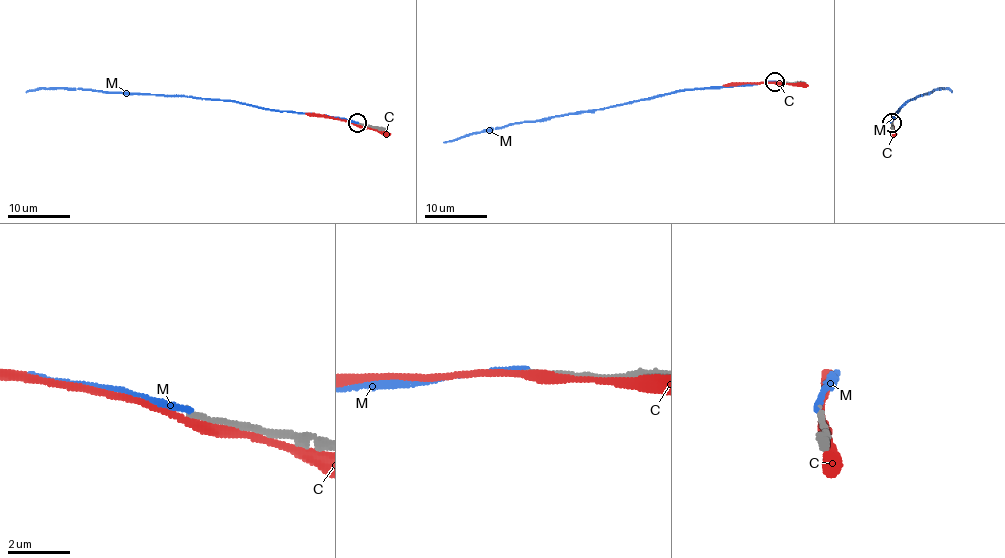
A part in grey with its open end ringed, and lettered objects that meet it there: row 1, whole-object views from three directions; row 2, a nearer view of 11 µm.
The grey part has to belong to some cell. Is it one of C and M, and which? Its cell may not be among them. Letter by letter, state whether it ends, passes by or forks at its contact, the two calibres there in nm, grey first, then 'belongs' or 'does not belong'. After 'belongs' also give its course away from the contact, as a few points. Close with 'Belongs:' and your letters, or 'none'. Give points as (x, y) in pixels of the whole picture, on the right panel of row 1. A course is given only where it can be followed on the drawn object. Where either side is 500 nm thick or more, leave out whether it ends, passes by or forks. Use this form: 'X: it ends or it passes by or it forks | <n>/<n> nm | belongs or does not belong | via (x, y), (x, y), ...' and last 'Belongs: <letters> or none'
C: it passes by | 170/240 nm | does not belong
M: it ends | 170/180 nm | does not belong
Belongs: none

